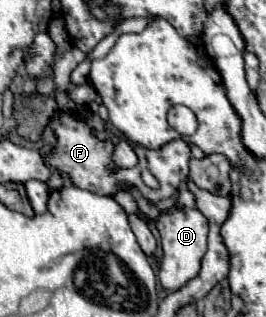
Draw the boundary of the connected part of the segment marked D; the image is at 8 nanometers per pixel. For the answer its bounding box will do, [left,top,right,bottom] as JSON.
[153,205,209,291]

